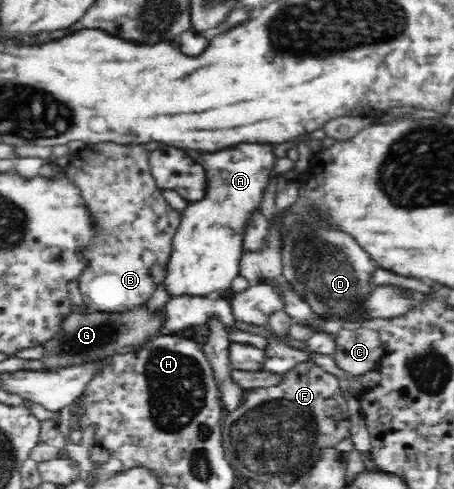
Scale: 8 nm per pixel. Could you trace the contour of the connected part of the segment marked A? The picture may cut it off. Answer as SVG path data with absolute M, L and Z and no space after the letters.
M242 143L242 145L234 145L230 149L220 151L199 151L198 149L192 151L190 149L188 155L192 155L205 169L208 189L200 201L191 202L181 213L180 223L172 237L170 257L166 263L166 273L162 277L162 283L166 285L166 291L172 298L181 295L213 297L231 287L230 283L239 275L238 263L245 251L243 247L244 225L252 209L260 206L263 193L268 188L272 177L276 177L277 174L273 172L273 168L278 158L274 156L271 144L257 143Z

